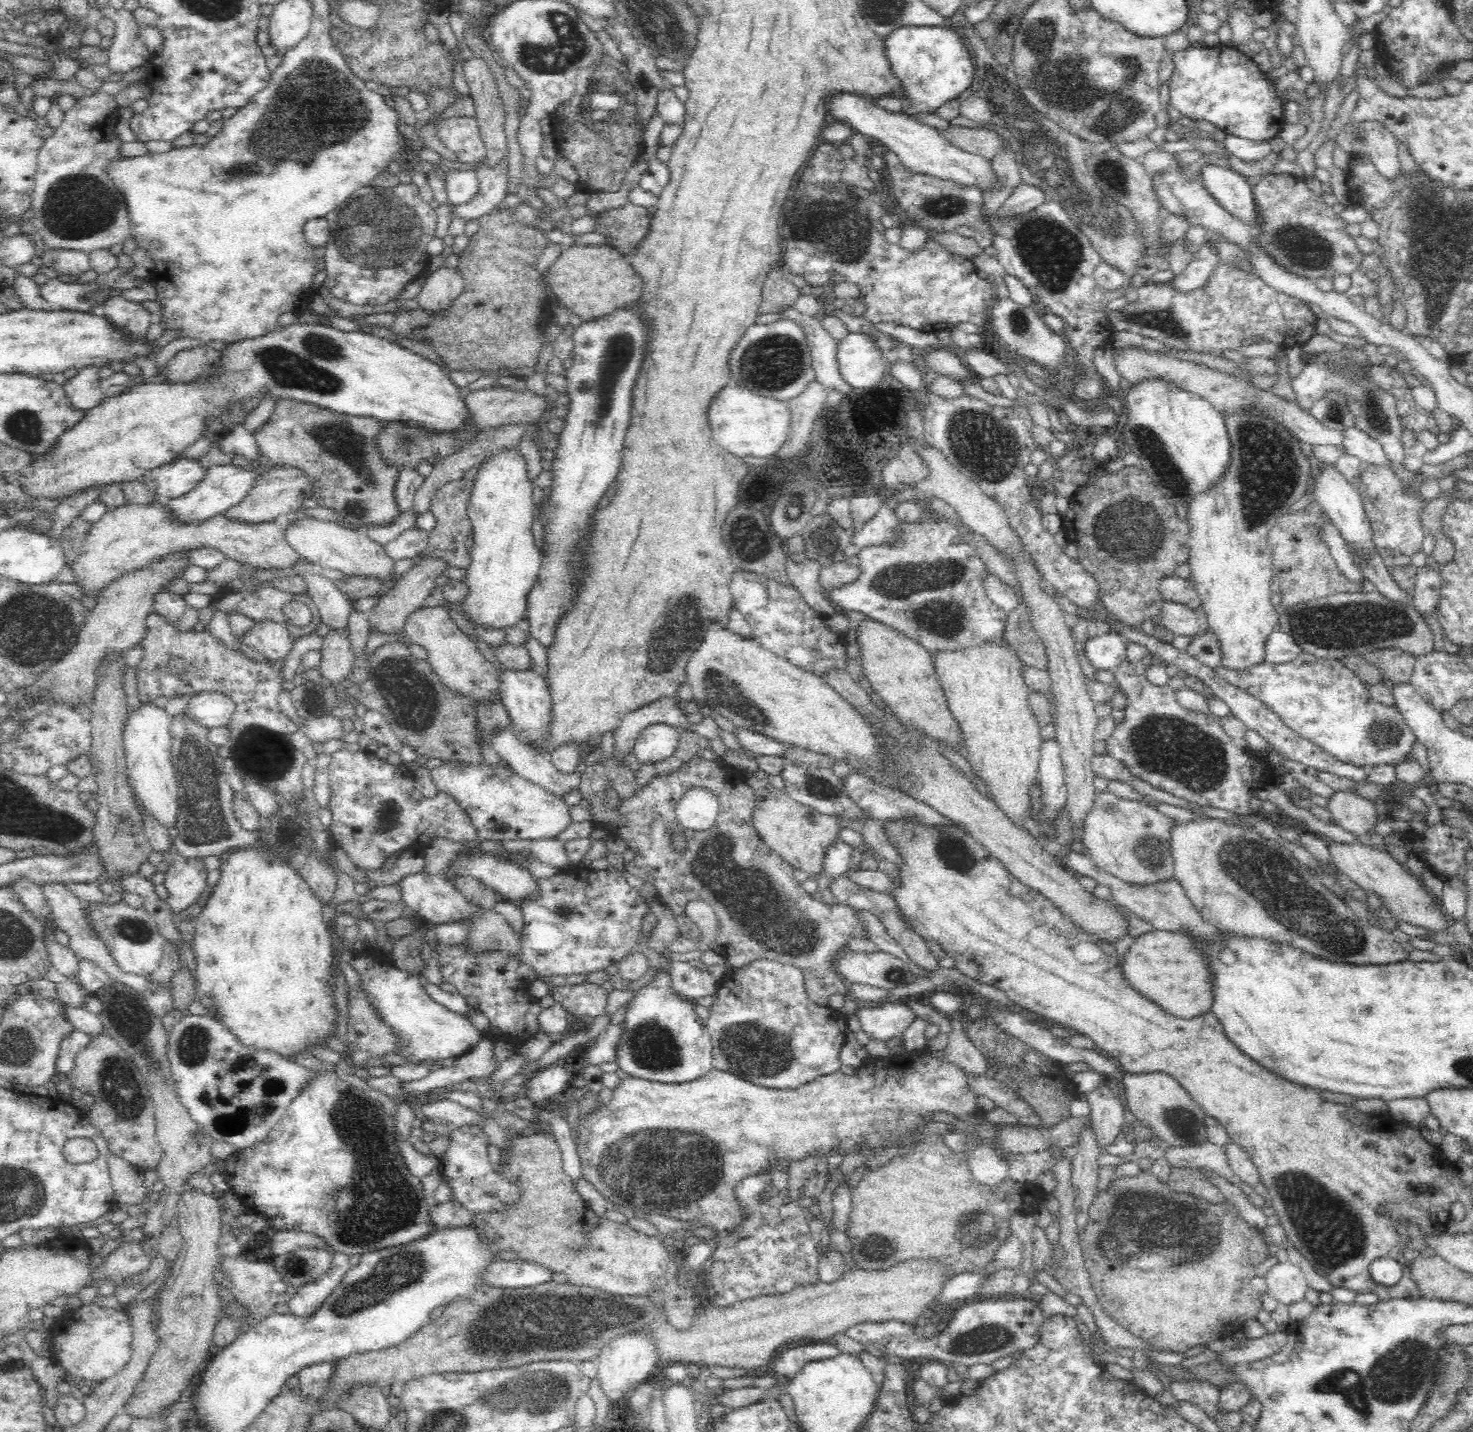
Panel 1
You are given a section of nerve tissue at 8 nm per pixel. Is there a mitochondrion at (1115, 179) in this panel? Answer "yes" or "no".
yes

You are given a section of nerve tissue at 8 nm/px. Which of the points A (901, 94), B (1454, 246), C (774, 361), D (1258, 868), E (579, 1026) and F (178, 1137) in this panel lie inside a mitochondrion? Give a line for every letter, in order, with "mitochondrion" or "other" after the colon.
A: other
B: mitochondrion
C: mitochondrion
D: mitochondrion
E: other
F: other

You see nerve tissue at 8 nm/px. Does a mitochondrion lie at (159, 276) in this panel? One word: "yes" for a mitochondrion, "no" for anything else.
no

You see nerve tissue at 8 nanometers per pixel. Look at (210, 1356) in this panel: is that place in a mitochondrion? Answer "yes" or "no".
no

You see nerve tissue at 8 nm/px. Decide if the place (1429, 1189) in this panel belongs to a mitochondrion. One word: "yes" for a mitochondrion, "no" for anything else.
yes

